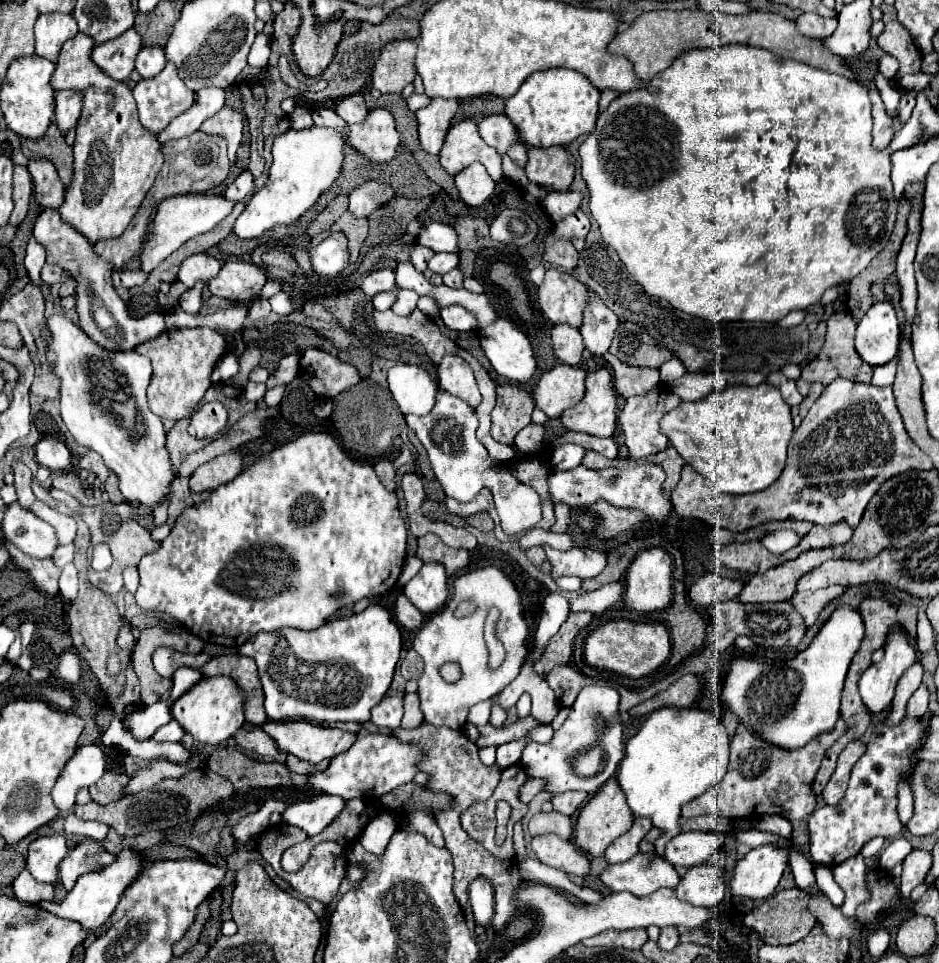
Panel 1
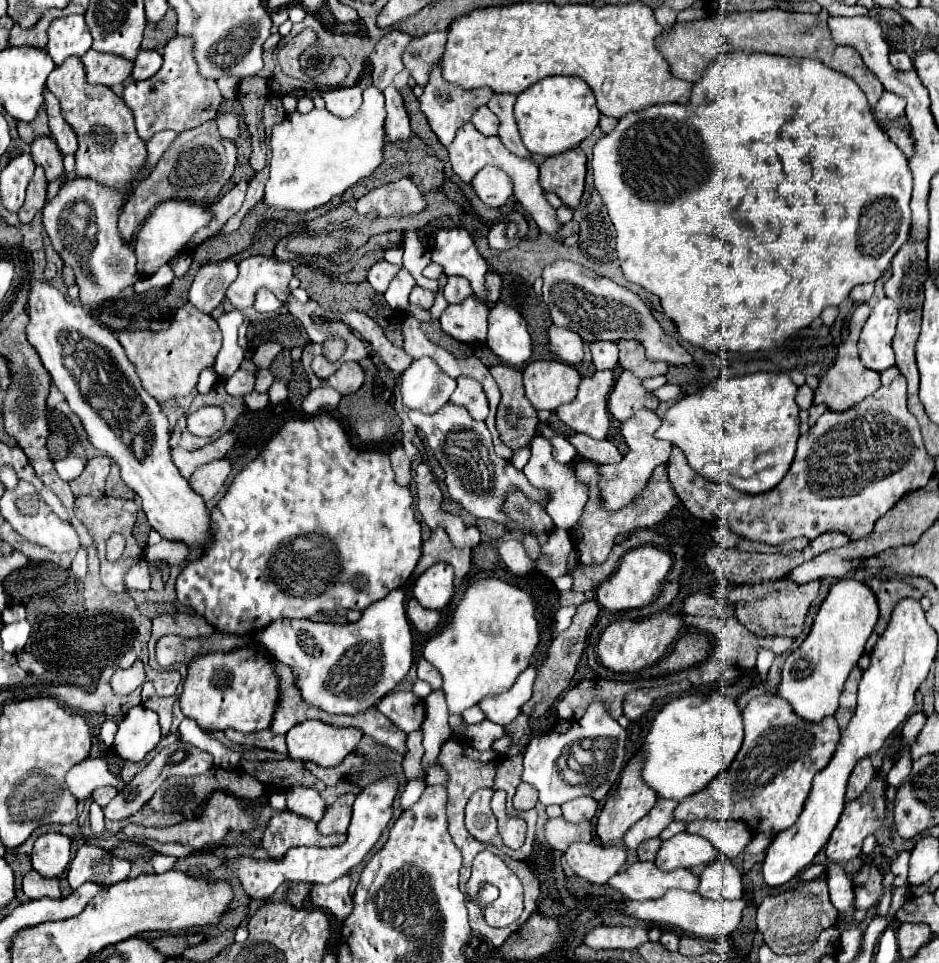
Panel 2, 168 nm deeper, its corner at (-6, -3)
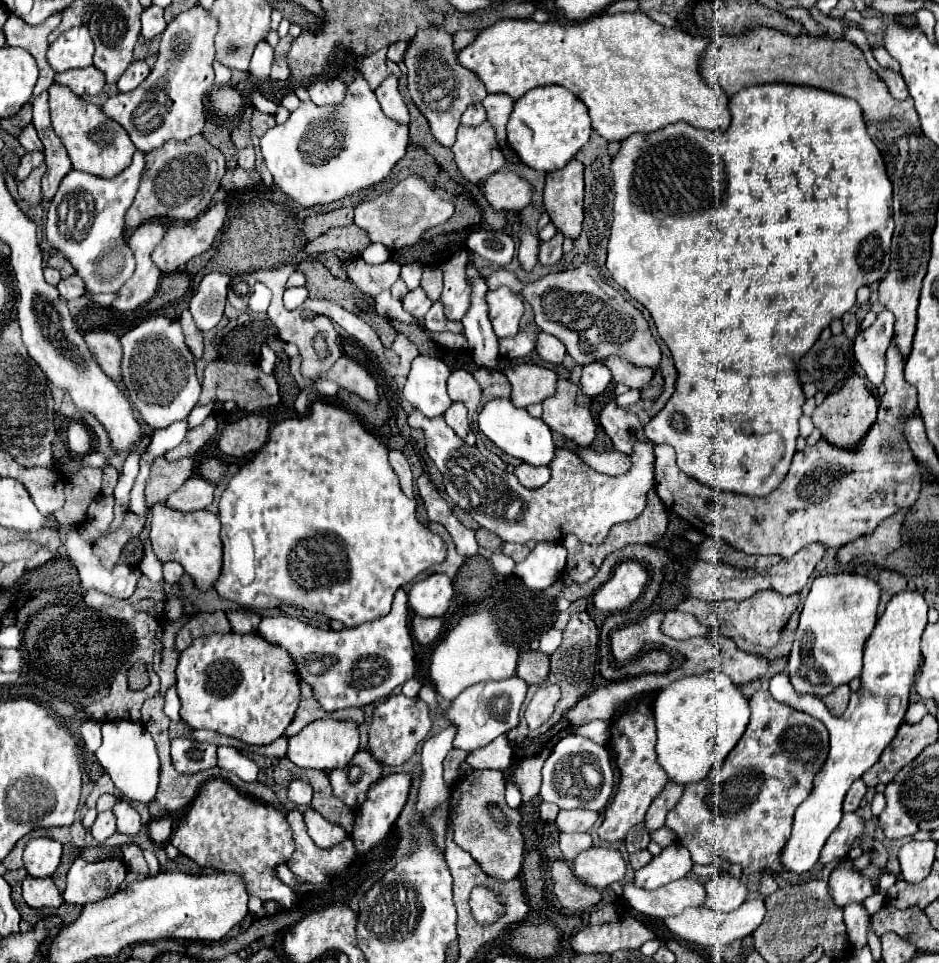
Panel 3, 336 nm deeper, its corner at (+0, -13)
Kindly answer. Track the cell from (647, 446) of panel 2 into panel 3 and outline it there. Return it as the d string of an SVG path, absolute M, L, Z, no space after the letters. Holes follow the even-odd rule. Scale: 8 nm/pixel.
M411 409L411 413L407 415L407 423L409 423L409 427L413 427L413 429L417 429L417 427L421 427L421 429L423 429L423 433L425 433L425 441L427 441L427 453L429 453L429 457L435 461L437 469L441 471L441 475L443 475L443 479L445 479L445 491L447 491L447 495L451 497L451 501L453 501L455 505L459 505L461 509L469 511L469 513L473 515L473 519L475 519L481 527L485 527L485 529L489 529L491 533L499 535L503 541L511 541L511 543L527 543L529 539L533 539L533 541L555 541L555 543L559 543L559 541L563 541L563 539L565 539L565 535L575 535L581 543L601 545L601 543L605 541L605 537L609 535L609 529L611 529L615 523L619 523L619 521L631 521L631 519L635 519L635 517L637 517L637 513L641 513L641 511L645 509L645 497L647 497L647 491L655 485L655 479L653 479L653 459L655 459L655 457L653 457L653 445L651 445L651 443L645 443L645 441L637 441L635 453L631 455L633 467L631 467L631 471L629 471L629 473L625 473L625 475L621 475L621 477L611 477L611 475L599 473L588 465L585 465L585 463L583 463L575 453L571 453L571 451L567 451L567 449L557 449L557 453L555 453L553 461L549 463L551 479L549 479L543 487L539 487L539 489L527 489L527 487L521 487L521 483L517 481L517 477L515 477L515 475L511 475L511 473L507 473L507 471L500 471L493 463L489 463L489 461L487 461L487 457L483 457L483 455L479 453L479 449L477 449L477 447L469 447L469 445L465 445L465 441L461 441L461 437L457 437L457 435L453 433L453 429L445 423L445 419L443 419L443 417L433 417L433 419L429 419L429 417L425 417L419 409ZM489 471L499 477L503 476L503 481L501 481L501 483L503 483L503 489L501 489L501 491L497 491L497 489L489 489L489 485L487 485L487 483L489 483L489 475L487 475Z

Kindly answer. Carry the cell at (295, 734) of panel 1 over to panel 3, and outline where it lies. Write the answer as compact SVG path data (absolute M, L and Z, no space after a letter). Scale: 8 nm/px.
M317 719L309 723L305 729L301 729L297 735L289 737L289 749L287 757L305 769L343 769L351 757L359 749L359 729L353 725L353 721L335 721L335 719Z

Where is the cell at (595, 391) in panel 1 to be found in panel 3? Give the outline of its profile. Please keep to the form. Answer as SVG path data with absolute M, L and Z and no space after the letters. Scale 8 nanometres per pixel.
M559 379L557 393L543 401L543 419L551 431L587 447L595 439L595 423L589 405L577 403L579 387L569 379Z

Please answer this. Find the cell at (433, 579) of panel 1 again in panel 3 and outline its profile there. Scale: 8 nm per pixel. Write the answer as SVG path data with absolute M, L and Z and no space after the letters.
M435 573L415 583L409 591L409 607L419 617L441 617L453 599L453 583L449 577Z

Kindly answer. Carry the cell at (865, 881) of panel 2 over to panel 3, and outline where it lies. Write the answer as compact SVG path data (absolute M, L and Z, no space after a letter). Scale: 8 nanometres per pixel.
M845 857L845 861L841 861L833 869L827 885L837 907L845 907L855 901L861 903L865 897L869 897L875 891L869 877L859 873L849 857Z

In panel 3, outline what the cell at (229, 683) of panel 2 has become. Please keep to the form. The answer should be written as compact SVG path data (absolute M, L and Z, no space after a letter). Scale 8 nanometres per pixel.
M213 633L199 637L179 655L177 693L181 699L181 719L191 729L211 729L215 733L235 737L249 745L269 745L279 739L291 725L299 707L299 673L287 649L265 641L259 633Z

